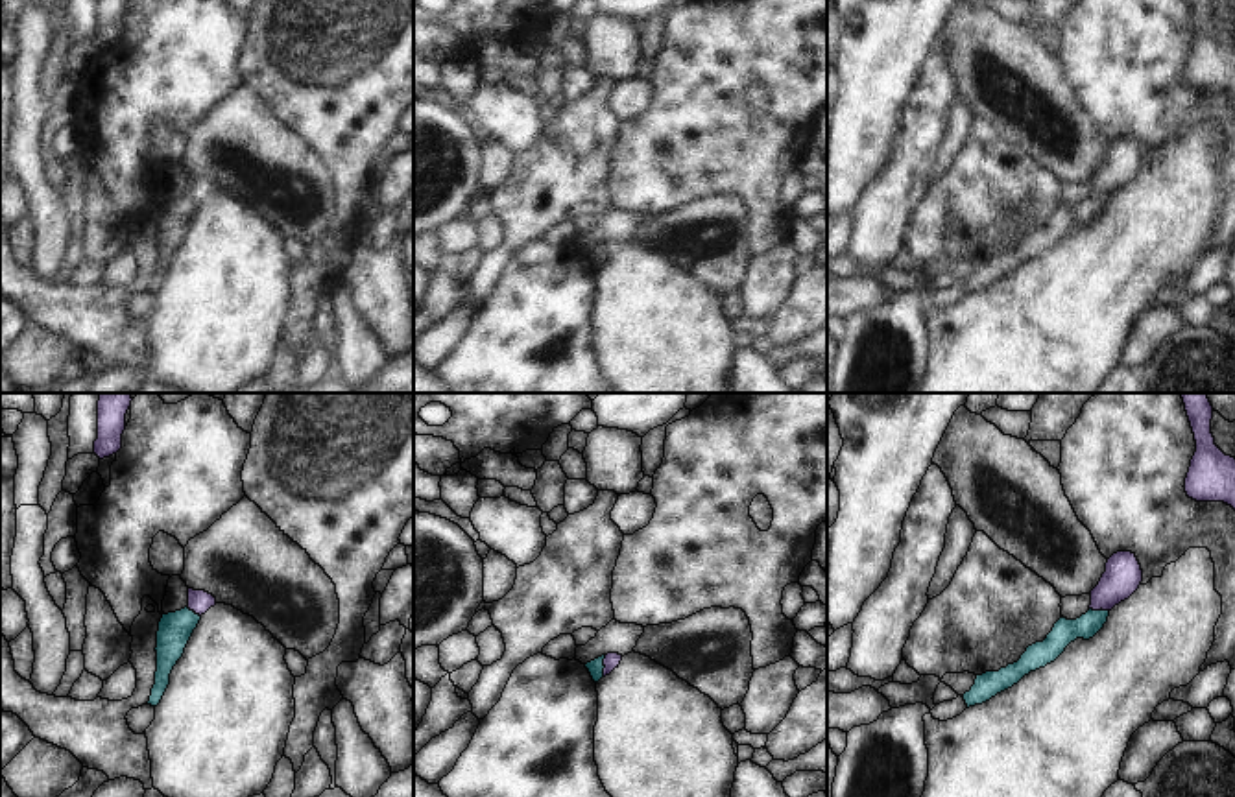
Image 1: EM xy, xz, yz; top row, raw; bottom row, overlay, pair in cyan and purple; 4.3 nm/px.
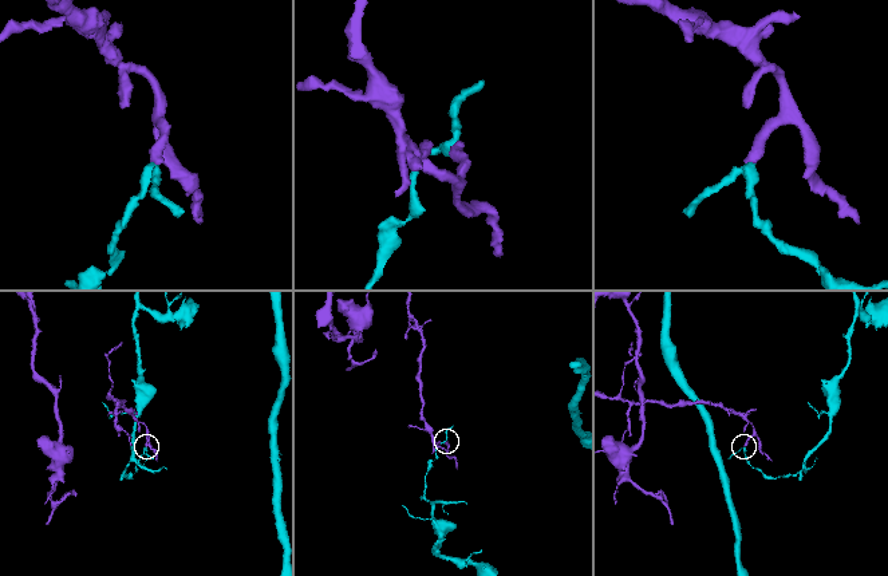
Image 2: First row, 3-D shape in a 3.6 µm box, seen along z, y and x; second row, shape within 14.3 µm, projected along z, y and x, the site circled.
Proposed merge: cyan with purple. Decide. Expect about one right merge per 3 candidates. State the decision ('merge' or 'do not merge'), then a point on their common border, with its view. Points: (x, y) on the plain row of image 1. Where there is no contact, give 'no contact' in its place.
do not merge; contact xz (604, 253)

